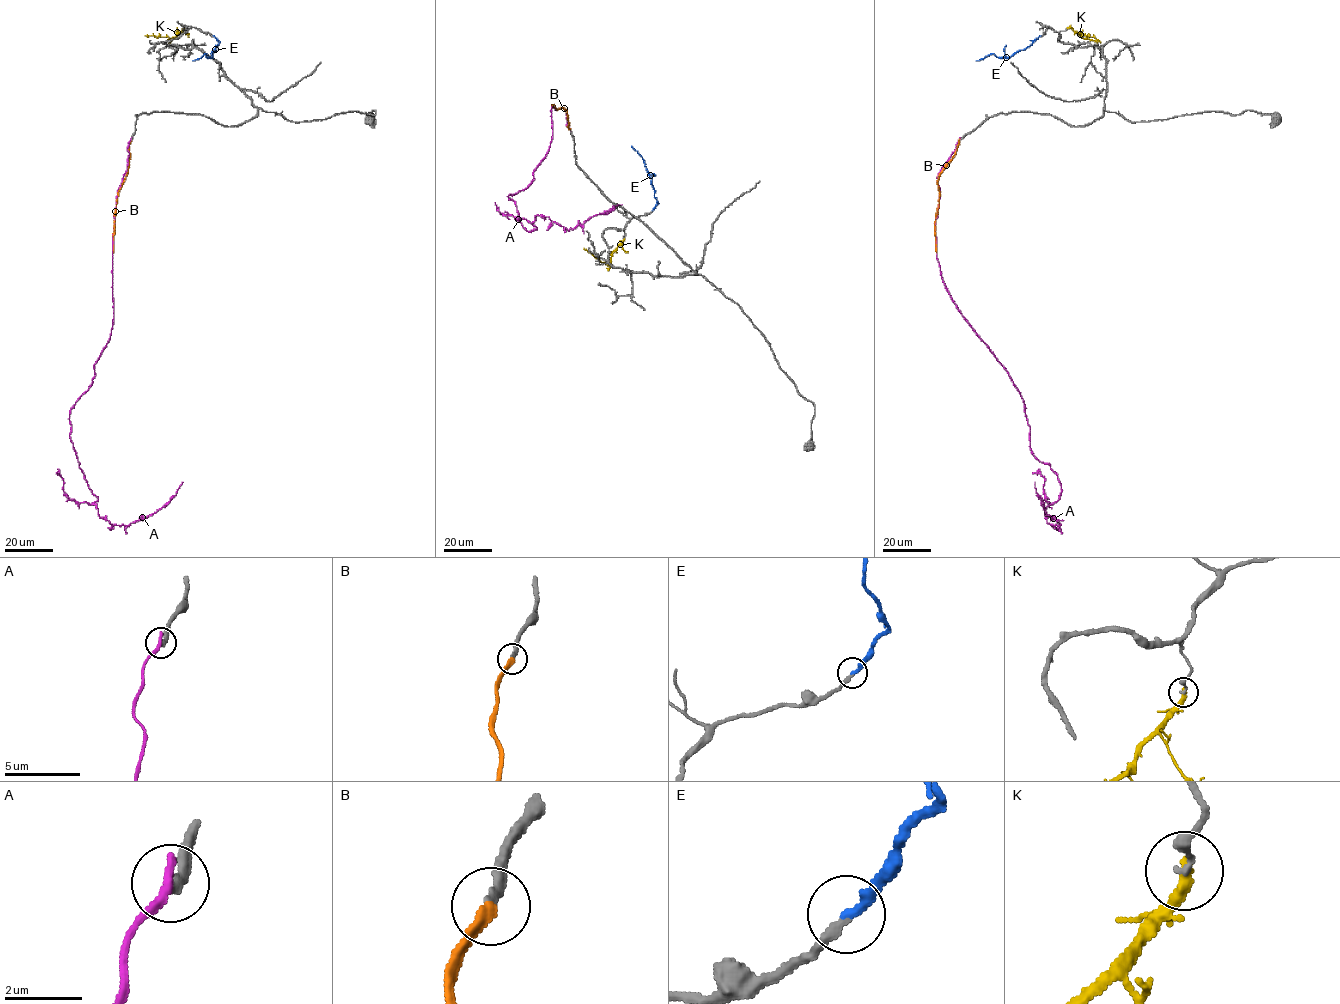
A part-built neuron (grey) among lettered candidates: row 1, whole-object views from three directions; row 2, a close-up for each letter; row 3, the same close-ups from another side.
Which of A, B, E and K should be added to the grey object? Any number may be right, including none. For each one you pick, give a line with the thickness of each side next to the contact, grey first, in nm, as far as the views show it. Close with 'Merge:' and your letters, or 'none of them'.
B: calibres 200 and 280 nm
E: calibres 260 and 240 nm
Merge: B, E

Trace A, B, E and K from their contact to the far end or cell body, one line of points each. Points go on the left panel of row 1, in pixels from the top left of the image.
A: (131, 139), (115, 208), (113, 324), (69, 438), (112, 524), (150, 515), (183, 482)
B: (132, 139), (128, 169), (115, 208), (112, 252)
E: (214, 36), (219, 43), (212, 57), (208, 58), (205, 54), (192, 61)
K: (185, 27), (171, 41), (168, 37), (144, 36)

